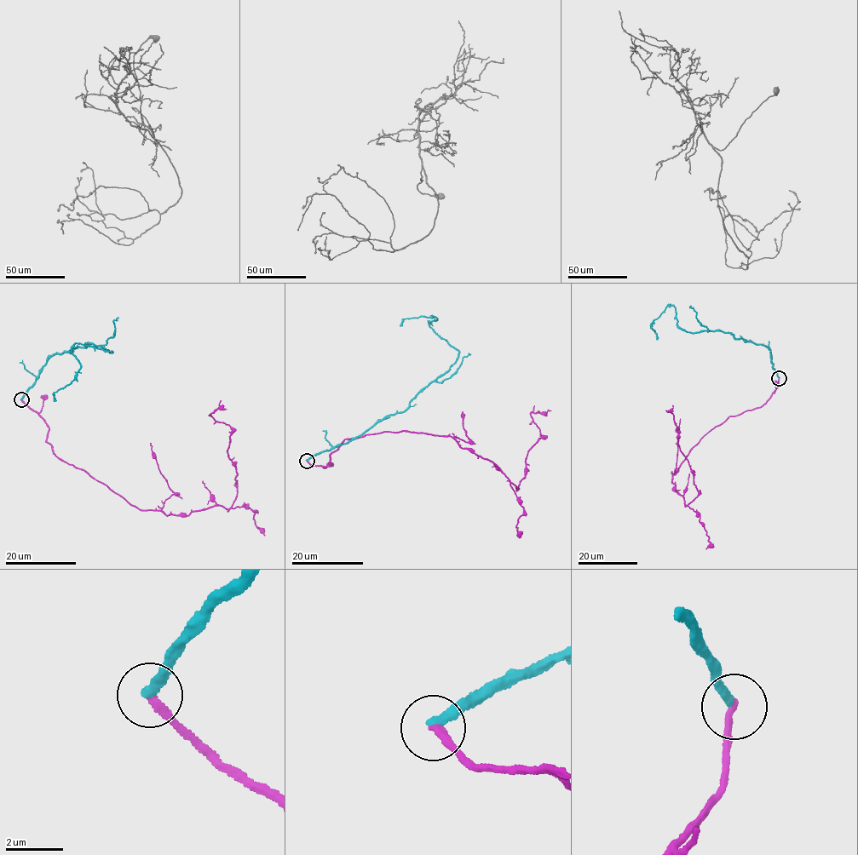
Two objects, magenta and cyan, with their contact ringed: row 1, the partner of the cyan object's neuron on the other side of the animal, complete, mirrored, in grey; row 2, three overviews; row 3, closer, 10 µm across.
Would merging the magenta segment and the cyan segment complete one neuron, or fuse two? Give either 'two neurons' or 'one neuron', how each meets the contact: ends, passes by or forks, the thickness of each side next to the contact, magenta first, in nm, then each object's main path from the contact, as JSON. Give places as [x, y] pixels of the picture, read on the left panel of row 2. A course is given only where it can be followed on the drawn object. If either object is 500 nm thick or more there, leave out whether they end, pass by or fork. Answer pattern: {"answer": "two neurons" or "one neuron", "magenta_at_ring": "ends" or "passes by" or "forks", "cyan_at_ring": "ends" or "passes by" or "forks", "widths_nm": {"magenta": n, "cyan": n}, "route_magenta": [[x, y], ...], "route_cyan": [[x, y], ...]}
{"answer": "two neurons", "magenta_at_ring": "ends", "cyan_at_ring": "ends", "widths_nm": {"magenta": 260, "cyan": 320}, "route_magenta": [[21, 399], [43, 418], [56, 456], [141, 510], [183, 516], [235, 499], [232, 430], [210, 415], [226, 409]], "route_cyan": [[21, 399], [52, 356], [85, 344], [112, 352], [76, 344], [71, 351], [79, 370], [54, 393], [54, 401]]}

